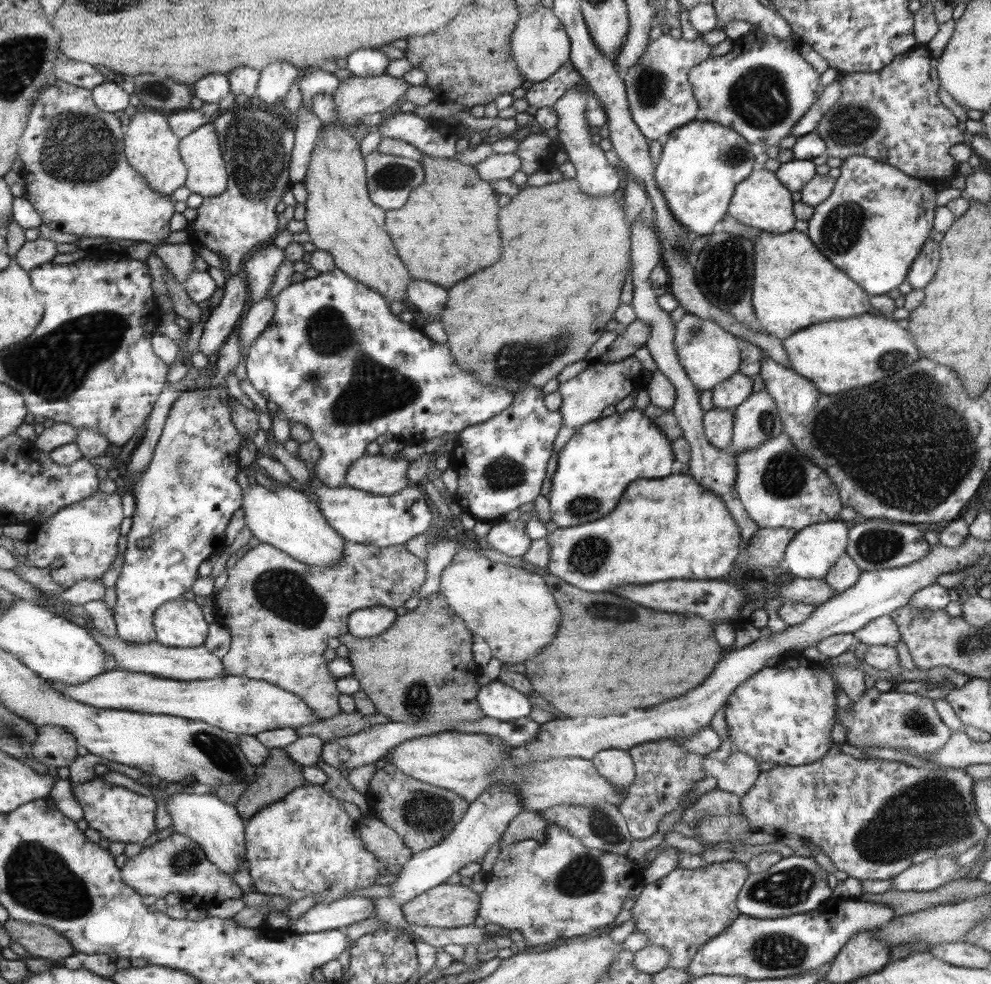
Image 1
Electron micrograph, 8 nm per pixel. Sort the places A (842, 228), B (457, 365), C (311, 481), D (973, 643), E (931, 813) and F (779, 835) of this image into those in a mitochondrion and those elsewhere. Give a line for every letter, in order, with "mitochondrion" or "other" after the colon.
A: mitochondrion
B: other
C: other
D: mitochondrion
E: mitochondrion
F: other

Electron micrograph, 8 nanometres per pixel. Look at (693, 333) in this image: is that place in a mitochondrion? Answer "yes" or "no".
yes

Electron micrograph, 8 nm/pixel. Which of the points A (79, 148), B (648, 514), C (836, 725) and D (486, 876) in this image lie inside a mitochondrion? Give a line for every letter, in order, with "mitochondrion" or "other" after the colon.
A: mitochondrion
B: other
C: other
D: other

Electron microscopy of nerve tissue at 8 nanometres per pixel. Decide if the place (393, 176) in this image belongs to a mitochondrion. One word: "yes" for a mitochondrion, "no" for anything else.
yes

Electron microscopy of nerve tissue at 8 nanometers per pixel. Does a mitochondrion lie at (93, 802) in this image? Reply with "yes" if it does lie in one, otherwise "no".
no

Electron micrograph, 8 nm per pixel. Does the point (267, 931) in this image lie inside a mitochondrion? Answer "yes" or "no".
no

